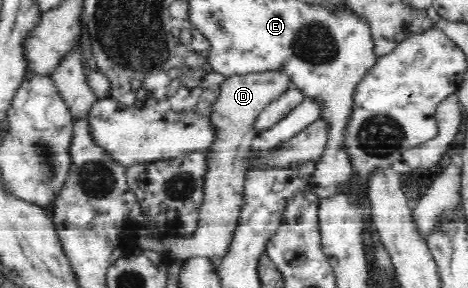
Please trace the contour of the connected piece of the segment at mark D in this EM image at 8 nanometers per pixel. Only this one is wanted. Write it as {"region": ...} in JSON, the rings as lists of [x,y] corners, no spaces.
{"region":[[[279,71],[226,76],[213,104],[213,113],[210,115],[217,137],[211,148],[205,149],[207,173],[205,173],[204,198],[199,208],[199,221],[195,233],[191,237],[178,239],[155,238],[148,228],[140,228],[135,230],[134,234],[141,250],[148,249],[180,261],[186,261],[192,257],[219,260],[226,256],[234,241],[235,229],[238,229],[239,213],[242,213],[246,205],[246,201],[243,200],[243,183],[245,183],[245,171],[247,171],[247,153],[251,150],[252,141],[255,139],[255,120],[267,105],[285,93],[290,82],[288,76]]]}

